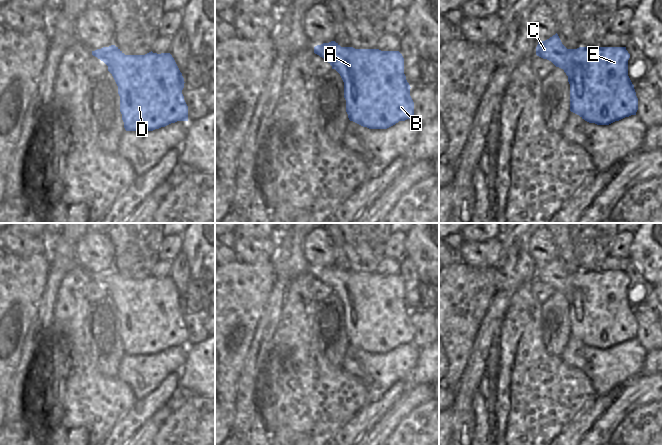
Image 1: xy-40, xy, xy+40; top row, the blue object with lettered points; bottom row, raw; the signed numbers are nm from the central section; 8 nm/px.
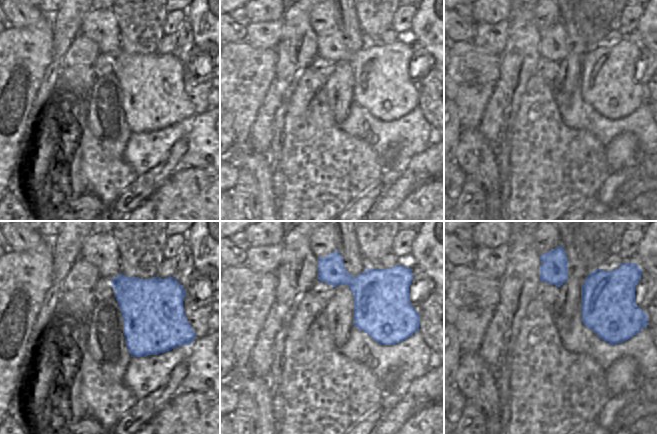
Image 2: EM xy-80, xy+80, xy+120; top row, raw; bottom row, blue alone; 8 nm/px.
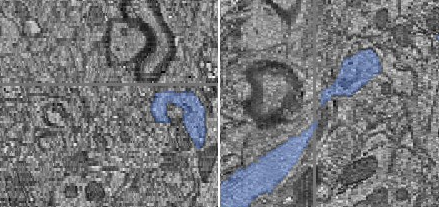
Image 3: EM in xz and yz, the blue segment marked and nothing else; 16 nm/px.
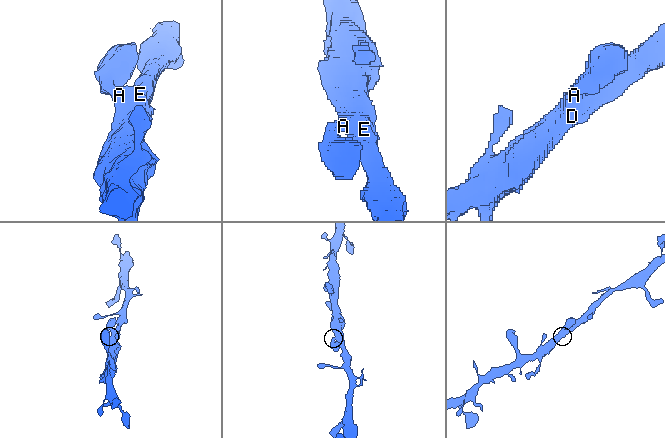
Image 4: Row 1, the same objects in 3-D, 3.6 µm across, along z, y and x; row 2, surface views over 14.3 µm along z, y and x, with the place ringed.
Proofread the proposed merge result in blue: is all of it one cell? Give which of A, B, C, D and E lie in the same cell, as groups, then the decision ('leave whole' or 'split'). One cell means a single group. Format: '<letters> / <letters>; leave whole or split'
A B C D E; leave whole

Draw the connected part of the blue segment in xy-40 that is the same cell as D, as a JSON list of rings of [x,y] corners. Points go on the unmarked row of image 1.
[[[111,269],[92,275],[92,279],[103,285],[112,298],[120,320],[120,336],[126,355],[153,355],[177,345],[188,345],[188,330],[182,314],[184,302],[170,277],[153,277],[145,279],[125,279],[118,271]]]

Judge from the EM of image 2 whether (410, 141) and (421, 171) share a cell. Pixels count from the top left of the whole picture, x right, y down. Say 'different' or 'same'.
different

